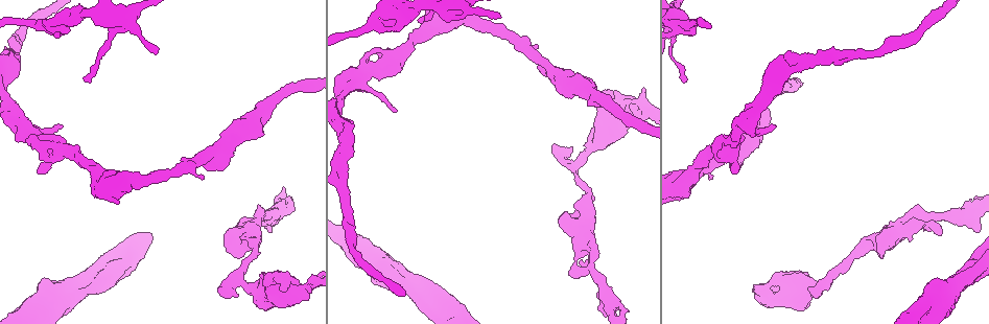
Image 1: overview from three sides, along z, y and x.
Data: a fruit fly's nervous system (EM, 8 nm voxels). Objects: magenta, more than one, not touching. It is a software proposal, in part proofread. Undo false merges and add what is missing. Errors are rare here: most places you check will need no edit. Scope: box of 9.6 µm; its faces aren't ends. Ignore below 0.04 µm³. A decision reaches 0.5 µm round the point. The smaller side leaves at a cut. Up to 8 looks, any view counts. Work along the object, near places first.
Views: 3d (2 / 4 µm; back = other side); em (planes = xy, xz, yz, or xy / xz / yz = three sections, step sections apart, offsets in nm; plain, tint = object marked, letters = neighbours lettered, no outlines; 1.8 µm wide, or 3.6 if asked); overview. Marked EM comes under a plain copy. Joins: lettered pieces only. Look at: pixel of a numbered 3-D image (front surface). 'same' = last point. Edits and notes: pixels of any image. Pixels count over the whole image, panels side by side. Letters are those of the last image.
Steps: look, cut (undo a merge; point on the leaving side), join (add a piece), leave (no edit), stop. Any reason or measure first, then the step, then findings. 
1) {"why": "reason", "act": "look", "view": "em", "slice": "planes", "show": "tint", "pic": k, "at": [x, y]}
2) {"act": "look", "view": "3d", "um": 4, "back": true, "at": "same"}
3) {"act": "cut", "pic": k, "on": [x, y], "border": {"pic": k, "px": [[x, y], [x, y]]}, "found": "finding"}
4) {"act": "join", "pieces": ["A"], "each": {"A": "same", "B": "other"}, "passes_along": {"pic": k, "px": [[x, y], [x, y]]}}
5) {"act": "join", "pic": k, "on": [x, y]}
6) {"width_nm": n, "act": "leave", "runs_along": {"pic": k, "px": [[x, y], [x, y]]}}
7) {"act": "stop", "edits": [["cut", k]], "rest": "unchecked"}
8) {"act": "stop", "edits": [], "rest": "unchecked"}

{"why": "sudden change in width", "act": "look", "view": "em", "slice": "planes", "show": "letters", "pic": 1, "at": [400, 14]}

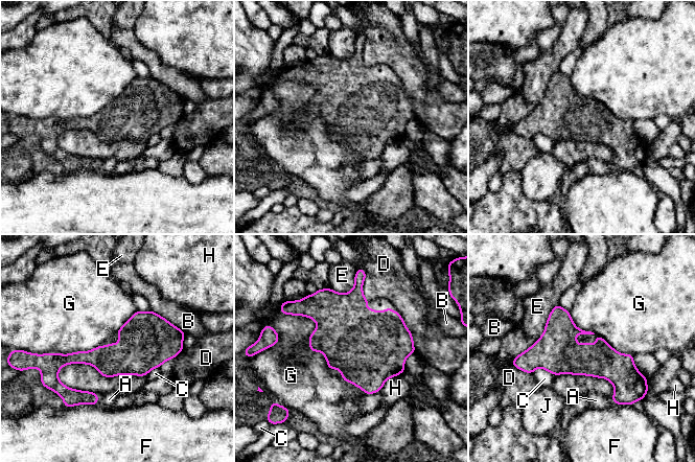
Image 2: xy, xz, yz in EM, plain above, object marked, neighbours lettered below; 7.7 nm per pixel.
{"act": "leave", "each": {"A": "other", "B": "other", "C": "other", "D": "other", "E": "other", "F": "other", "G": "other", "H": "other", "J": "other"}, "found": "all the same cell"}

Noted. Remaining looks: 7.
{"why": "narrows sharply", "act": "look", "view": "em", "um": 3.6, "slice": "planes", "show": "letters", "pic": 1, "at": [361, 77]}

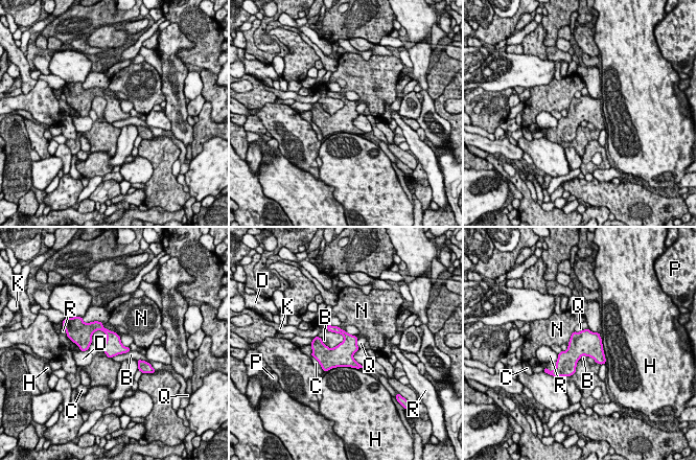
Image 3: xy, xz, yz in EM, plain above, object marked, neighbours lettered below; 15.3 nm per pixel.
{"longest_contact_nm": ["Q", 550], "act": "leave", "each": {"B": "other", "C": "other", "D": "other", "H": "other", "K": "other", "N": "other", "P": "other", "Q": "other", "R": "other"}, "border": {"pic": 3, "px": [[101, 323], [129, 347]]}, "found": "all the same cell"}

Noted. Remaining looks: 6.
{"act": "look", "view": "3d", "um": 2, "pic": 1, "at": [938, 230]}

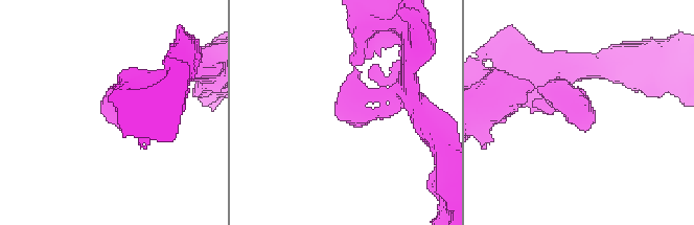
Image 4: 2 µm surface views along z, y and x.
{"arm_widths_nm": [200, 220], "why": "shape alone is not enough", "act": "look", "view": "em", "slice": "yz", "step": 8, "show": "tint", "pic": 4, "at": [577, 111]}

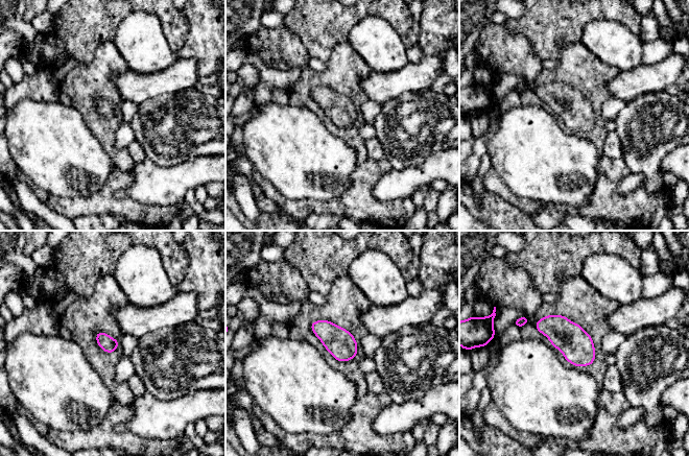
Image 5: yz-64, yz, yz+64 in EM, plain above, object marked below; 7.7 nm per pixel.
{"act": "look", "view": "em", "slice": "planes", "show": "letters", "at": "same"}

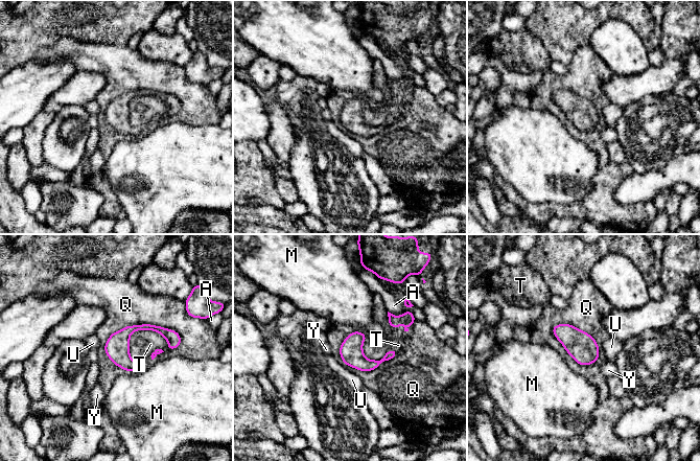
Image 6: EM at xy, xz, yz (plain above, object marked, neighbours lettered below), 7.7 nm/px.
{"longest_contact_nm": ["Q", 600], "act": "leave", "each": {"A": "other", "M": "other", "Q": "other", "T": "other", "U": "other", "Y": "other"}, "border": {"pic": 6, "px": [[181, 343], [133, 324], [103, 349]]}, "found": "all the same cell"}

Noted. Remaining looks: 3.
{"why": "sharp bend", "act": "look", "view": "em", "slice": "xy", "step": 4, "show": "tint", "pic": 1, "at": [220, 148]}

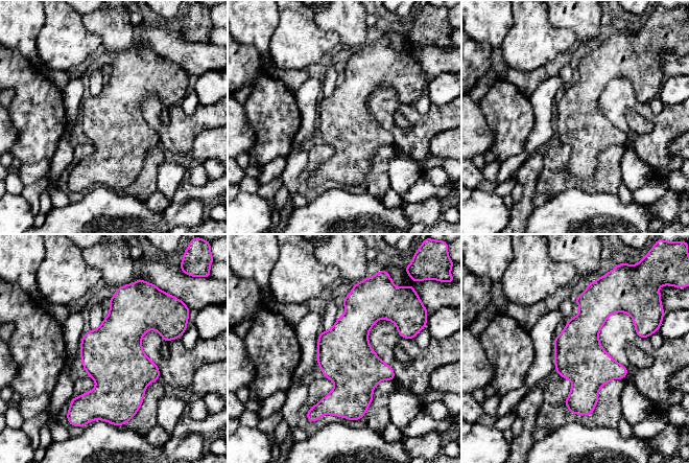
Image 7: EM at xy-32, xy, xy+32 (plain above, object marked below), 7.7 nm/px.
{"act": "look", "view": "em", "slice": "planes", "show": "letters", "at": "same"}

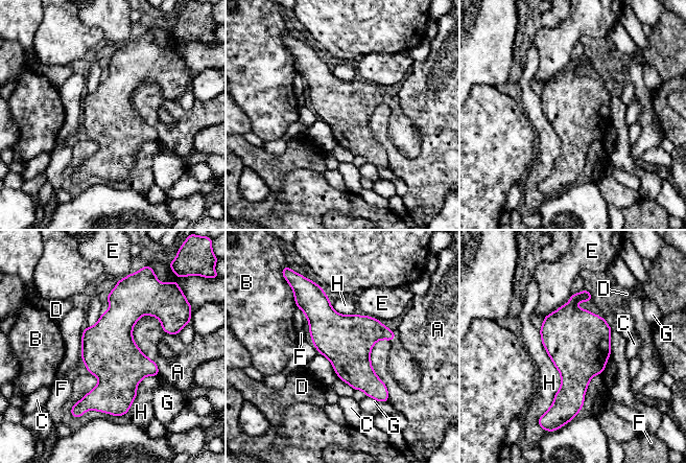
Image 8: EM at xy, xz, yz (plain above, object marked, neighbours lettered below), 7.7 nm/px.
{"width_nm": 400, "act": "leave", "each": {"A": "other", "B": "other", "C": "other", "D": "other", "E": "other", "F": "other", "G": "other", "H": "other"}, "border": {"pic": 8, "px": [[144, 314], [133, 340], [158, 374]]}, "found": "all the same cell"}

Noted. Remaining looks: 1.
{"act": "stop", "edits": [], "rest": "unchecked"}

